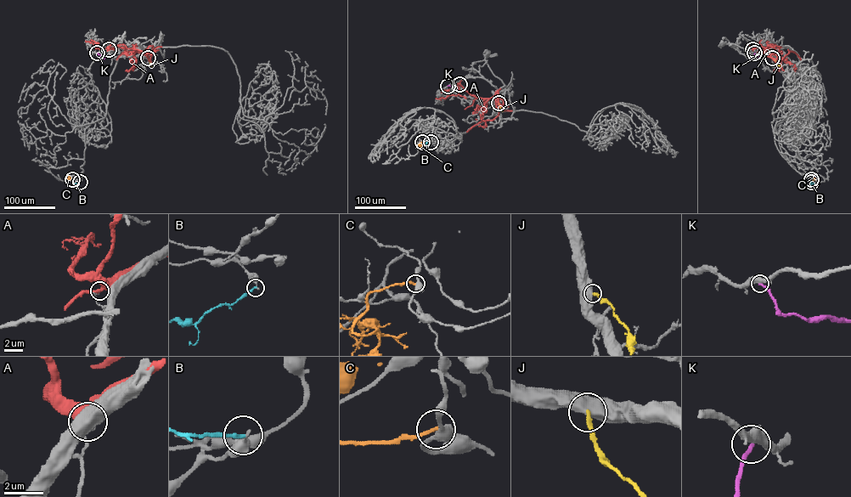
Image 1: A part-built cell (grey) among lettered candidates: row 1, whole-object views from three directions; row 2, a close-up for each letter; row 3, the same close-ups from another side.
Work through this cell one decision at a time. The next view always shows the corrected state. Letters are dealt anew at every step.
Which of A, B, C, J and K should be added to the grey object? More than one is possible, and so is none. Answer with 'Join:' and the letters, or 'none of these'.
Join: none of these

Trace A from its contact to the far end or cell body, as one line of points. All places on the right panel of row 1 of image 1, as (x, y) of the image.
A: (752, 49), (766, 48), (763, 53), (777, 60), (792, 52), (800, 59)

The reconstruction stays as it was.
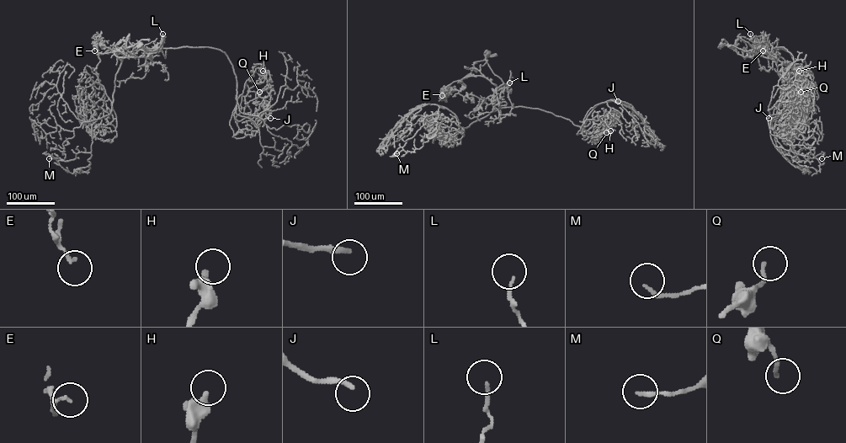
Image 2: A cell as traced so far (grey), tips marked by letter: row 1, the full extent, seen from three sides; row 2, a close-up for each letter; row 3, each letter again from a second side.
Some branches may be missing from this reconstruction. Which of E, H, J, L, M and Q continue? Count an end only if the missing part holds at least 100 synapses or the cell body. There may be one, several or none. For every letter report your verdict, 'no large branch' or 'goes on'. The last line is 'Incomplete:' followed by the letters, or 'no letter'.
E: no large branch
H: no large branch
J: goes on
L: no large branch
M: no large branch
Q: no large branch
Incomplete: J

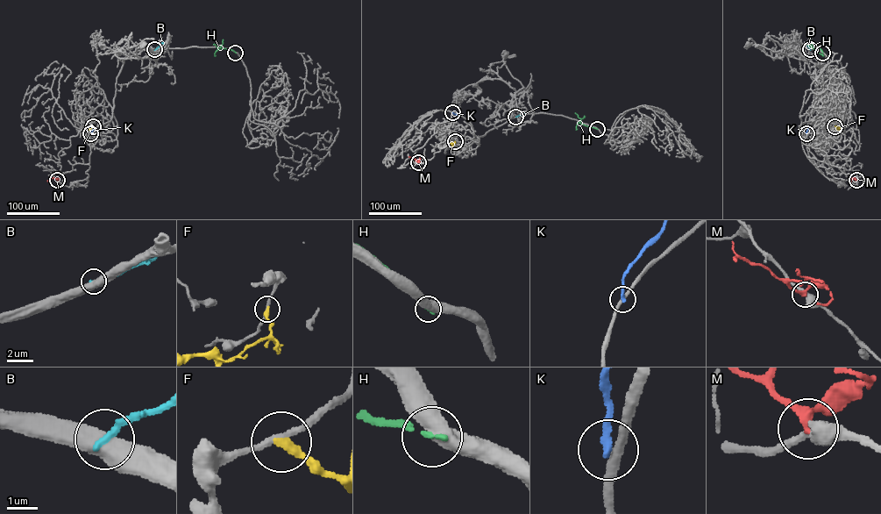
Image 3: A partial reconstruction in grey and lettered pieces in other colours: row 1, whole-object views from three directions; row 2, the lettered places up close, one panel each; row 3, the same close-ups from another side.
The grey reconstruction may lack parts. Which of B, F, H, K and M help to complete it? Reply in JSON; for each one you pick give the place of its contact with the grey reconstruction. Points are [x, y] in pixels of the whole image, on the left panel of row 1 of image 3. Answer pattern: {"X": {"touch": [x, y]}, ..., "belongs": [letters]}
{"belongs": []}

